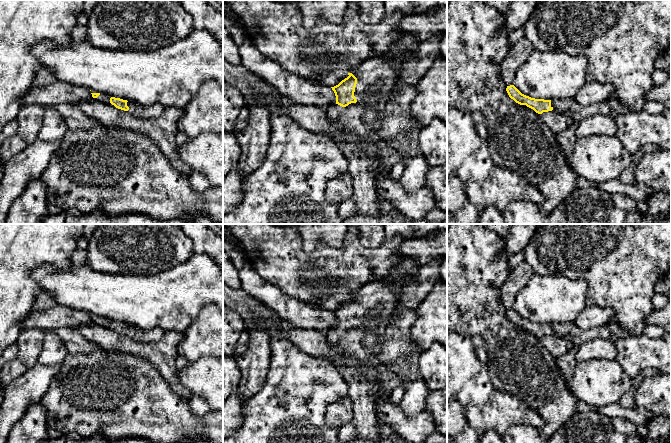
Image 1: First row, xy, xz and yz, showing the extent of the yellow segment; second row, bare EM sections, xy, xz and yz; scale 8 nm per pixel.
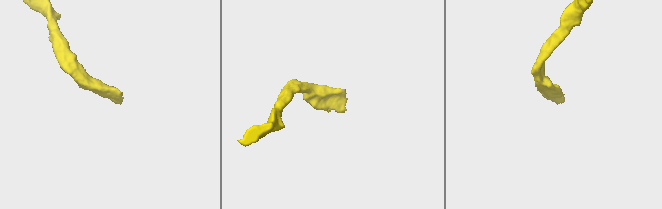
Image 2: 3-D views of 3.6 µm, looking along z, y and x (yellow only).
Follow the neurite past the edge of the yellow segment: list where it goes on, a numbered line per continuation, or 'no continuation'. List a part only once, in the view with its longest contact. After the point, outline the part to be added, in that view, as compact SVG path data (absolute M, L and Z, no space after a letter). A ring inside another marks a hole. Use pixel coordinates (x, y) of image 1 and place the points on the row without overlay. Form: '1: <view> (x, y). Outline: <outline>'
1: xz (376, 295). Outline: M395 273L359 288L357 293L352 296L357 302L354 316L357 326L346 331L338 328L331 329L325 336L330 346L340 348L346 356L359 361L367 368L365 373L360 373L346 367L340 361L331 361L349 385L348 397L352 402L354 413L352 421L359 440L379 440L379 428L374 411L376 384L374 369L380 363L377 359L380 348L379 346L368 348L363 345L364 327L367 324L367 316L378 310L377 331L379 335L384 333L389 314L398 302L397 295L388 287L388 284L398 281L400 278L400 274Z

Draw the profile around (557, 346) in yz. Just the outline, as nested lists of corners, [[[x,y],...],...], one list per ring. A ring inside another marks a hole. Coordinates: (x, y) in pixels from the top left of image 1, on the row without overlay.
[[[548,335],[540,338],[542,345],[555,357],[558,358],[574,346],[573,343],[567,338],[560,338],[556,335]]]

